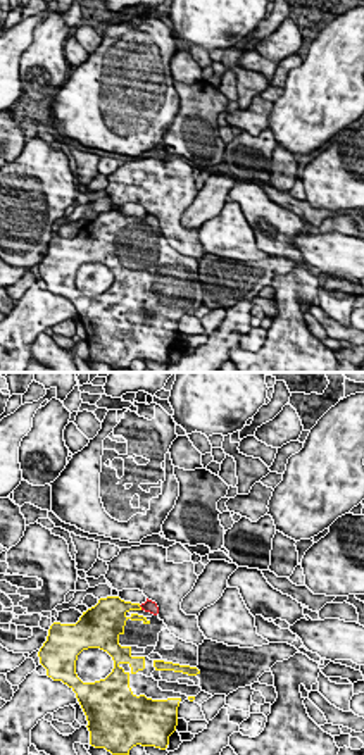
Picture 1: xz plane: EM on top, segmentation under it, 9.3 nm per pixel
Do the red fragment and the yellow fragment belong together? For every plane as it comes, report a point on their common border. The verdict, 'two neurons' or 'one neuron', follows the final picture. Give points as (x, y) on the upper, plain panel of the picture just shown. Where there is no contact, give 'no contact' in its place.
meets red at (140, 219)

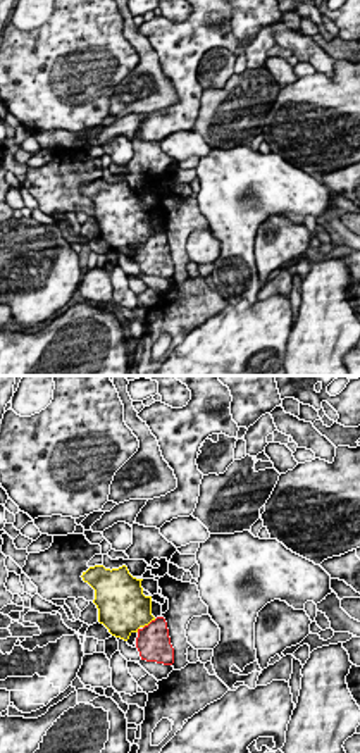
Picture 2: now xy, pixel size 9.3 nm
meets red at (150, 236)

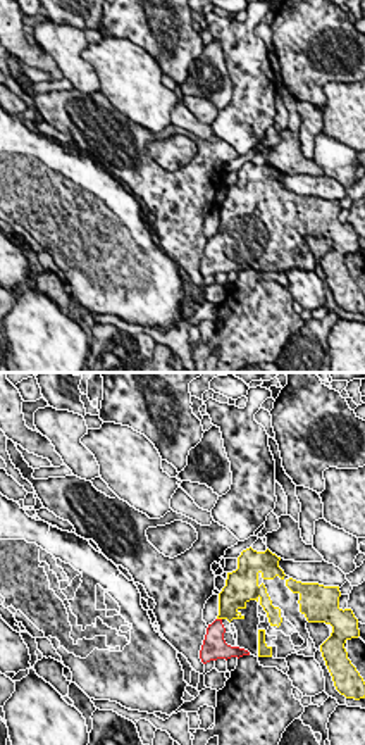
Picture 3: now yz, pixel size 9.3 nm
meets red at (219, 233)

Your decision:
one neuron

